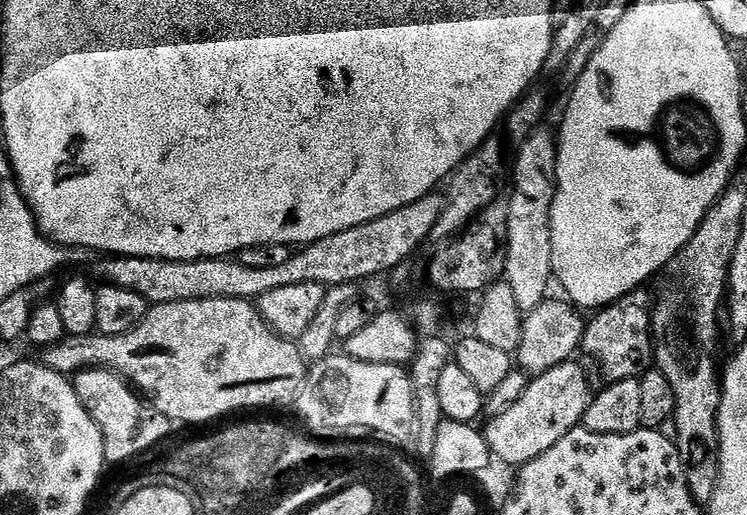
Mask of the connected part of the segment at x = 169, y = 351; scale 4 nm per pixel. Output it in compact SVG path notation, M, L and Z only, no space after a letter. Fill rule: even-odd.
M206 298L205 300L195 300L194 302L158 304L149 307L146 318L142 318L142 322L132 332L118 334L117 336L101 336L99 334L90 336L65 335L64 339L43 349L39 355L39 363L69 378L75 377L77 372L87 372L90 368L107 368L115 372L117 376L127 380L133 389L143 393L148 403L152 407L157 408L162 414L166 414L169 420L173 422L181 420L184 424L208 424L211 420L216 420L219 416L226 415L227 412L240 412L243 408L272 408L275 404L291 405L296 397L300 395L306 375L306 361L304 355L300 352L299 343L282 338L277 332L270 330L270 326L266 326L266 322L258 314L253 301L235 300L234 298Z

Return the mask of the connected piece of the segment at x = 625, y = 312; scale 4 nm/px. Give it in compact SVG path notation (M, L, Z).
M637 290L626 294L613 304L599 309L596 316L584 326L582 352L598 367L604 368L605 381L634 380L649 371L654 364L654 341L652 339L652 313L647 291Z

